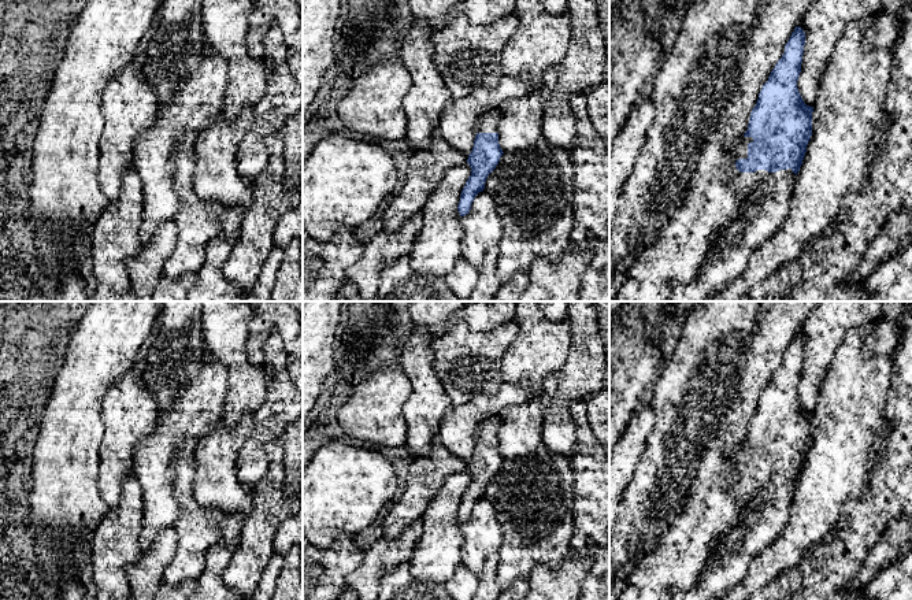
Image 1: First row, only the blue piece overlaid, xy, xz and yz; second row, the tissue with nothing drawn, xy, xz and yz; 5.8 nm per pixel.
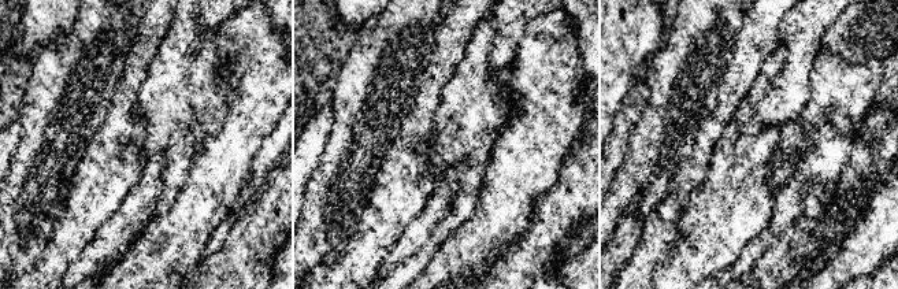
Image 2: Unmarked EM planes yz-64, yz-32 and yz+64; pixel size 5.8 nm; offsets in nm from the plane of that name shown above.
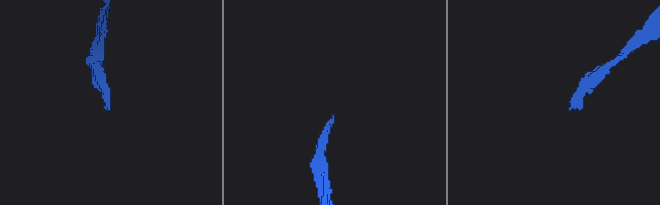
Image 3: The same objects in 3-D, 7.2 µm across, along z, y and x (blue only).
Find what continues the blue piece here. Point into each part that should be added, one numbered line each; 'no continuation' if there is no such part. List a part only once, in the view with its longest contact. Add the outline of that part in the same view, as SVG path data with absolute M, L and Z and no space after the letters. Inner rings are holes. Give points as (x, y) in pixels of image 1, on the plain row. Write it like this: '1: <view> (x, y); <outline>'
1: yz (771, 500); M735 474L730 485L730 496L739 505L735 522L715 542L696 584L686 590L670 590L671 600L715 600L727 593L746 574L750 562L785 527L796 484L791 475L776 479L741 479ZM749 512L756 514L756 522L742 538L739 548L722 559L723 540L744 523Z

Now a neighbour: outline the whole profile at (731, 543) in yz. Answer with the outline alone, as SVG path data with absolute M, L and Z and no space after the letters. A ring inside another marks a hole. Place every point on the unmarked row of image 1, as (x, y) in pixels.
M749 512L746 514L744 523L734 529L724 540L720 548L720 558L727 558L731 552L738 551L739 545L742 544L742 538L749 532L752 525L756 522L756 514Z

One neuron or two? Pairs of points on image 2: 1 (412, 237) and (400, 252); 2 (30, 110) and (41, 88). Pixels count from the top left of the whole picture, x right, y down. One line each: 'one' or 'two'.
1: one
2: one

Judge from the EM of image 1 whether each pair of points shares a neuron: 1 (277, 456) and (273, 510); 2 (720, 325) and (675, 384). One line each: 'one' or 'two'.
1: one
2: one

